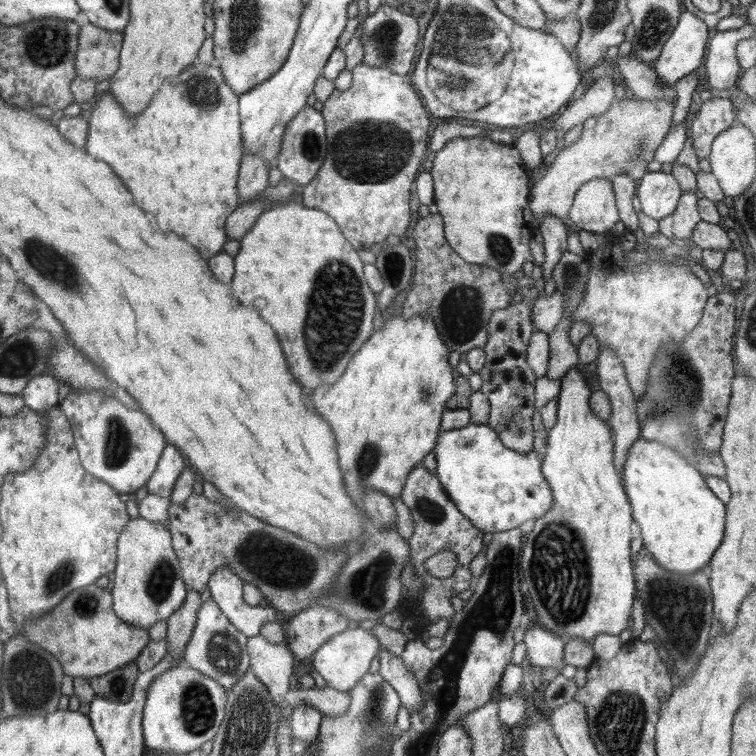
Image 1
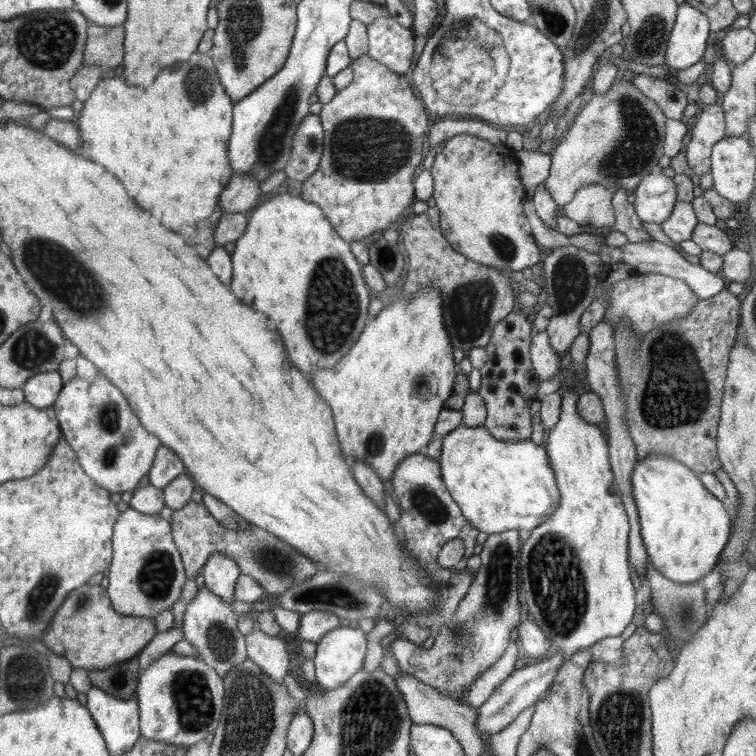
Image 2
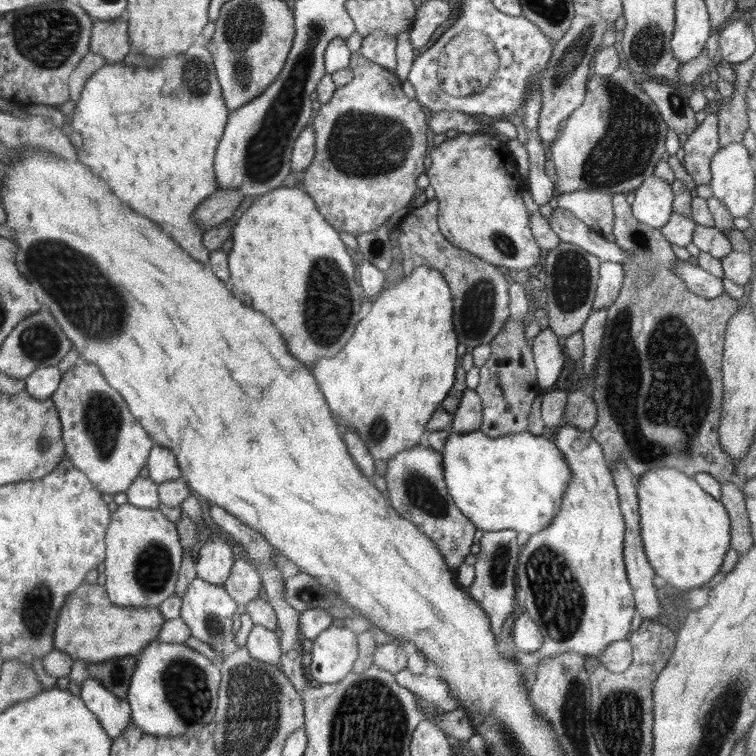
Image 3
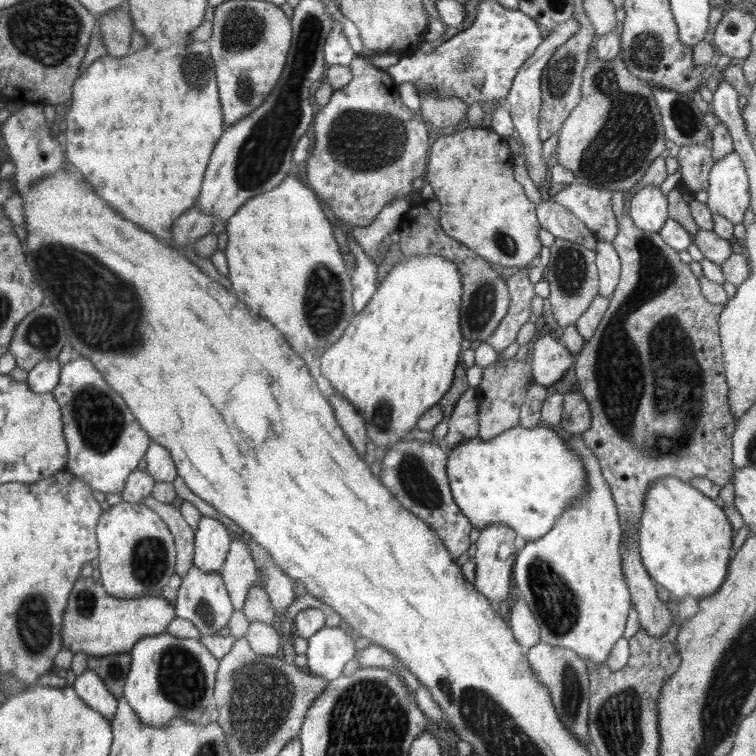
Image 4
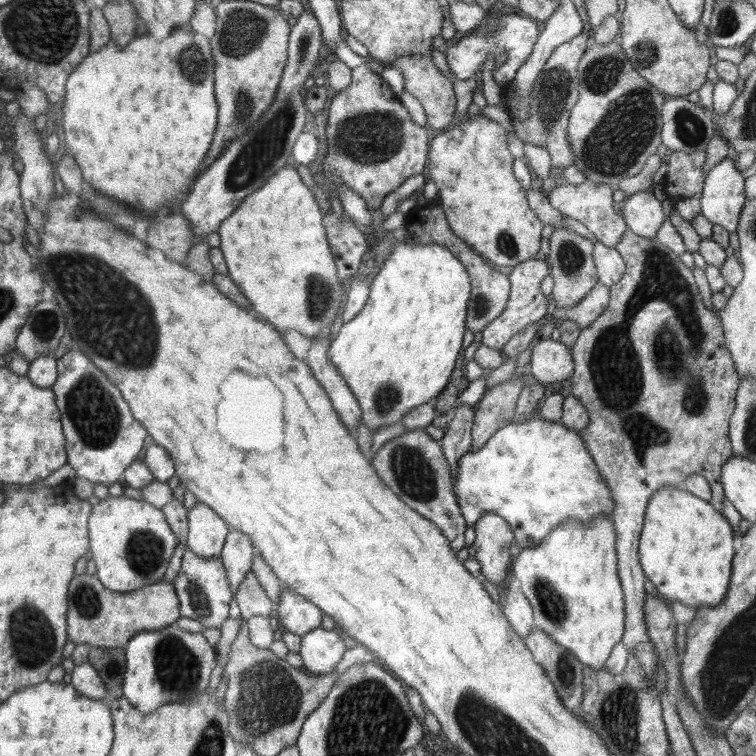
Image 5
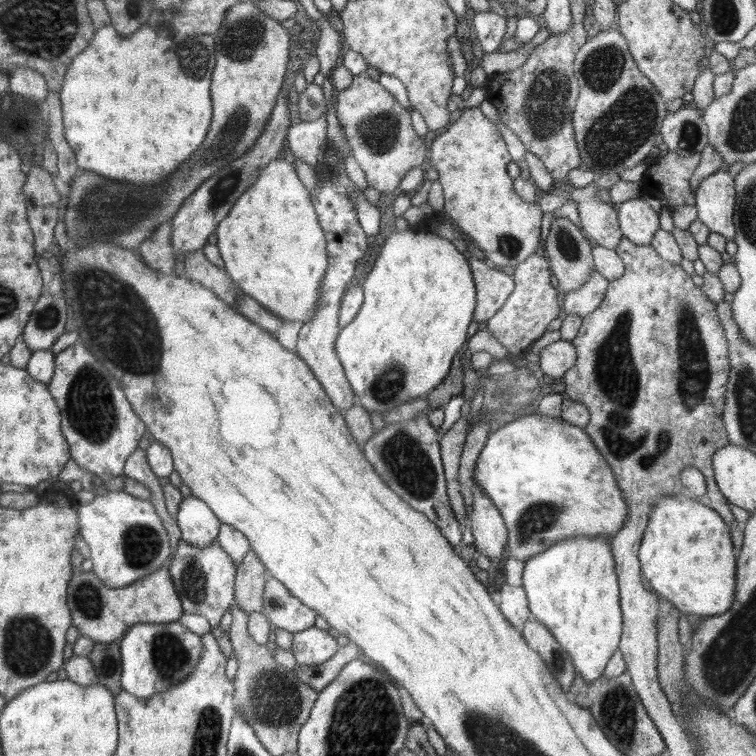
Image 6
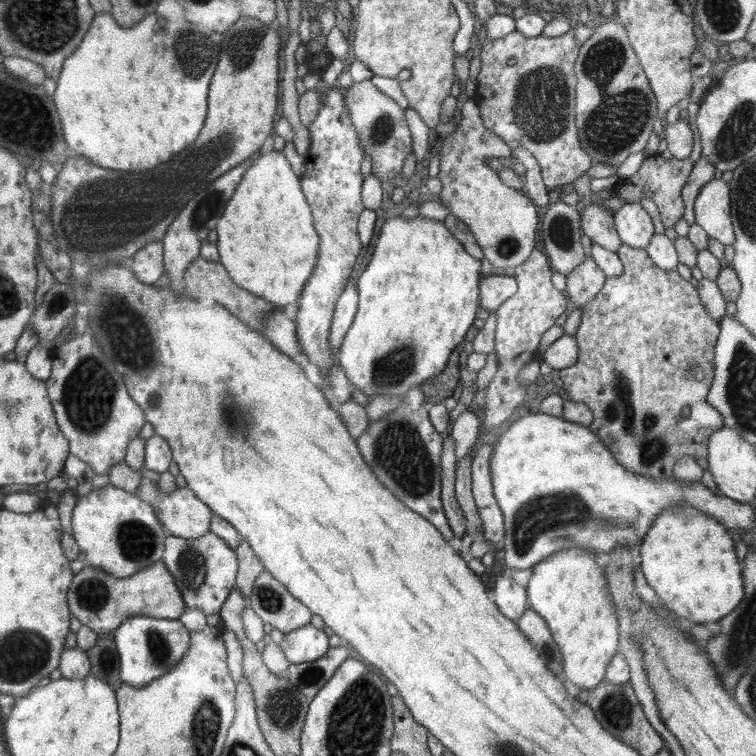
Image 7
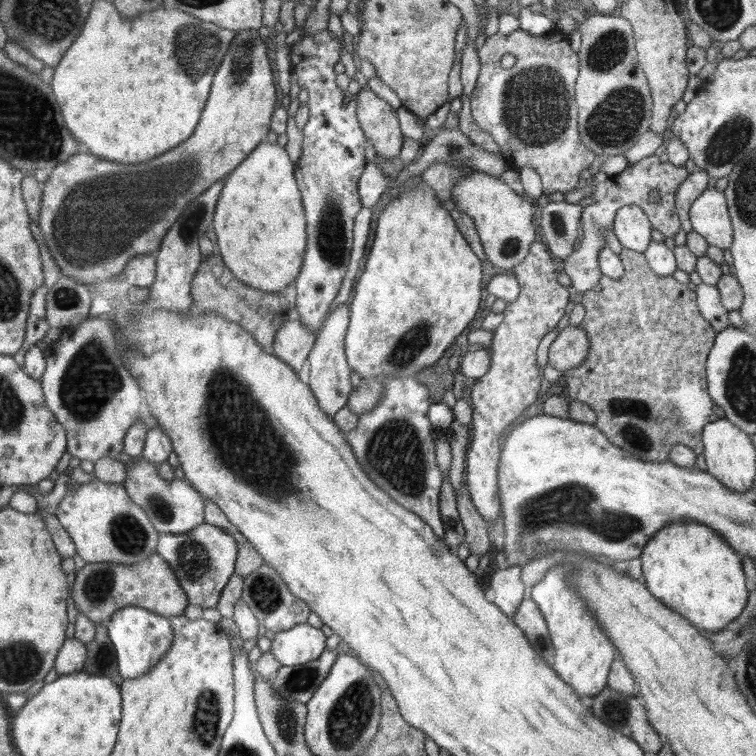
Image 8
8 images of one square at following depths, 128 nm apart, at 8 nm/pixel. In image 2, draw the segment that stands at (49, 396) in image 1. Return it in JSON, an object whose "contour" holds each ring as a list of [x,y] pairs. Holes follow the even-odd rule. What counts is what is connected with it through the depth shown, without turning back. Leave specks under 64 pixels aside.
{"contour":[[[58,370],[31,376],[23,386],[25,400],[34,407],[44,408],[54,404],[62,389]]]}

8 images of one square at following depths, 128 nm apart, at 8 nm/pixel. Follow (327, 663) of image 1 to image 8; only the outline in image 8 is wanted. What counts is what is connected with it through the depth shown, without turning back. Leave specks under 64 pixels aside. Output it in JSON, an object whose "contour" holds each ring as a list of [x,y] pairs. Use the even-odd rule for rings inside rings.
{"contour":[[[302,623],[275,633],[269,651],[282,667],[296,666],[316,660],[326,650],[326,636],[322,629]]]}

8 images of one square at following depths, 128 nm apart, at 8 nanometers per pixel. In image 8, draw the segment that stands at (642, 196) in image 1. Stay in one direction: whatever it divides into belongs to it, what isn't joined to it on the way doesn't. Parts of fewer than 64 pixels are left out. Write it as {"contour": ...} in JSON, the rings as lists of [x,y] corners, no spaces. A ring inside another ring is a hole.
{"contour":[[[636,205],[617,210],[612,230],[623,248],[643,253],[651,243],[652,226],[646,213]]]}

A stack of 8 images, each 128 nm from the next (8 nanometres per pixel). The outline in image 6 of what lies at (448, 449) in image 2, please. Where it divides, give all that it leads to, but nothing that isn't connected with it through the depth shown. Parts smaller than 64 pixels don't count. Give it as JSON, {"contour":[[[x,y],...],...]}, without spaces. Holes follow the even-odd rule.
{"contour":[[[521,412],[513,422],[490,434],[476,462],[474,484],[484,489],[500,511],[508,532],[506,548],[511,558],[522,563],[570,536],[604,536],[610,541],[628,518],[628,501],[616,483],[614,471],[588,434],[561,417],[540,412]]]}

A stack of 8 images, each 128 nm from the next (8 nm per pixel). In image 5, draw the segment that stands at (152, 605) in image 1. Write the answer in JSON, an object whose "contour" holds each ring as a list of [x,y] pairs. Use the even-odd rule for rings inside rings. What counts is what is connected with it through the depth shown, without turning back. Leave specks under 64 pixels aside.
{"contour":[[[108,495],[92,505],[88,517],[88,540],[93,554],[91,559],[96,563],[95,575],[104,587],[114,592],[128,592],[162,581],[177,543],[176,536],[161,509],[145,500],[132,499],[125,495],[118,497]]]}

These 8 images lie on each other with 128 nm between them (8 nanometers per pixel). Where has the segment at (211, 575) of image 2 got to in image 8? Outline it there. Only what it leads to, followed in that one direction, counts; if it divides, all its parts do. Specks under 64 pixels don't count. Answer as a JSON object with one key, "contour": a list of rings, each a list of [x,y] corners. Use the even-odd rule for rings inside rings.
{"contour":[[[142,454],[134,457],[132,464],[126,466],[126,479],[122,485],[128,492],[128,498],[146,512],[148,520],[159,533],[182,535],[205,522],[205,499],[202,495],[185,480],[175,477],[170,481],[162,479],[159,466],[144,459]]]}

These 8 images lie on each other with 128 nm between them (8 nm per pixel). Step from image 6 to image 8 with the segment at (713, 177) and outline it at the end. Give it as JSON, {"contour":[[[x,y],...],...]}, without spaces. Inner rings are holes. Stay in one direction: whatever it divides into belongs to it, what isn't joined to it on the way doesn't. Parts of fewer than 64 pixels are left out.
{"contour":[[[716,188],[706,189],[696,200],[693,200],[689,210],[689,220],[693,230],[703,236],[709,245],[724,251],[732,244],[733,226],[729,217],[726,198],[720,190]]]}

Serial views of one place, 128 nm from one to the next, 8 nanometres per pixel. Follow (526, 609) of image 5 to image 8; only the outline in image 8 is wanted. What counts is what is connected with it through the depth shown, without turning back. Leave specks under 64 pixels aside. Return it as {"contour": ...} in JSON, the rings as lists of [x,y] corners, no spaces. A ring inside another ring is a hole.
{"contour":[[[519,566],[498,570],[490,578],[490,587],[494,590],[494,604],[506,615],[512,618],[518,605],[525,596],[525,584],[521,579]]]}

